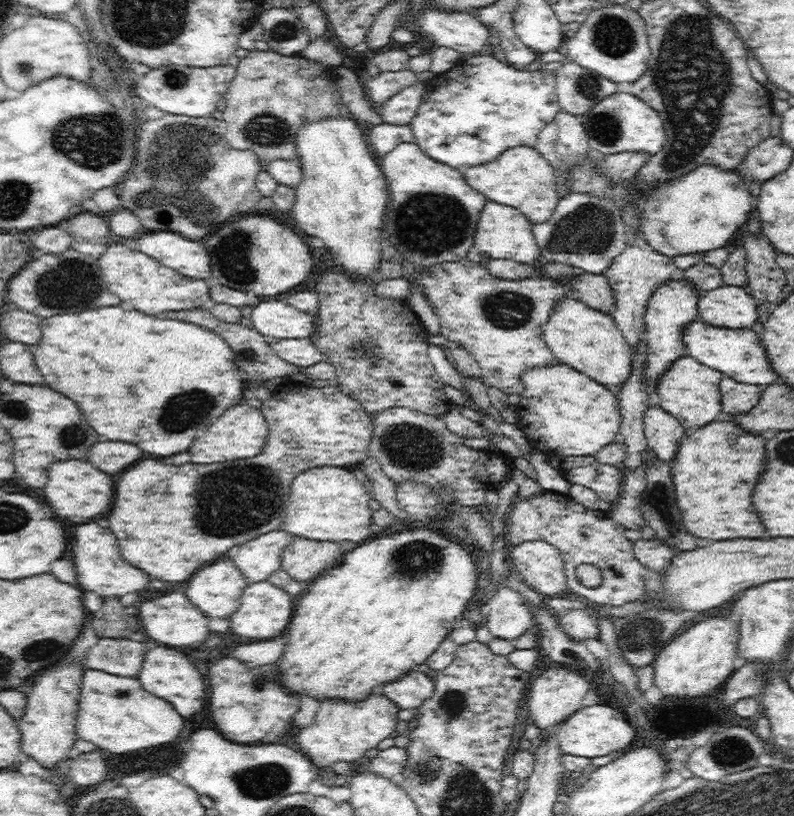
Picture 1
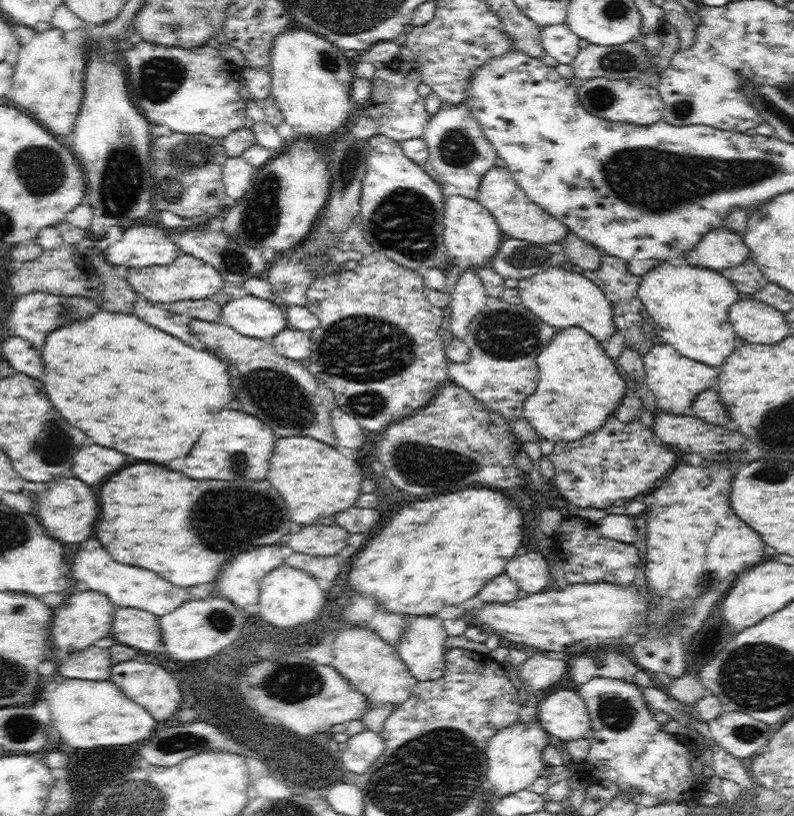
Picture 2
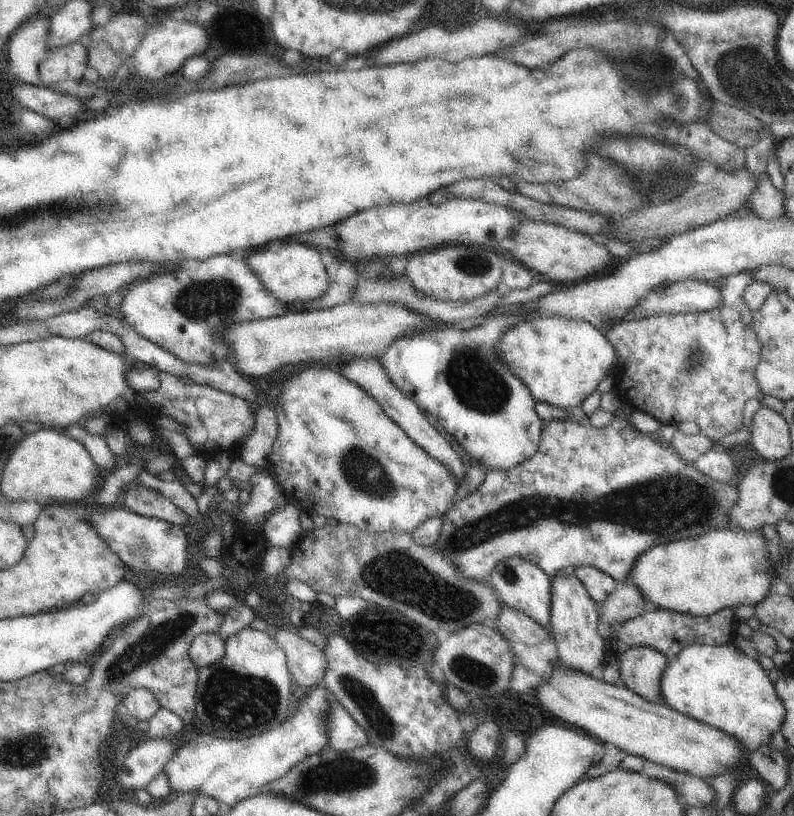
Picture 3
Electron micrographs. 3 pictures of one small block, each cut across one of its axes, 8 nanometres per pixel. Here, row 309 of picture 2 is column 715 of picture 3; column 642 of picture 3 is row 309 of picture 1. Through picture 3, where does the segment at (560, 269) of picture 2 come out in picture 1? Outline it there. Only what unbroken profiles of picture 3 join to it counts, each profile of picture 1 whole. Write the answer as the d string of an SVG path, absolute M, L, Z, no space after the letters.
M564 297L554 305L550 320L544 324L543 337L557 362L570 365L610 389L620 388L631 373L633 352L612 315L590 308L574 297Z

